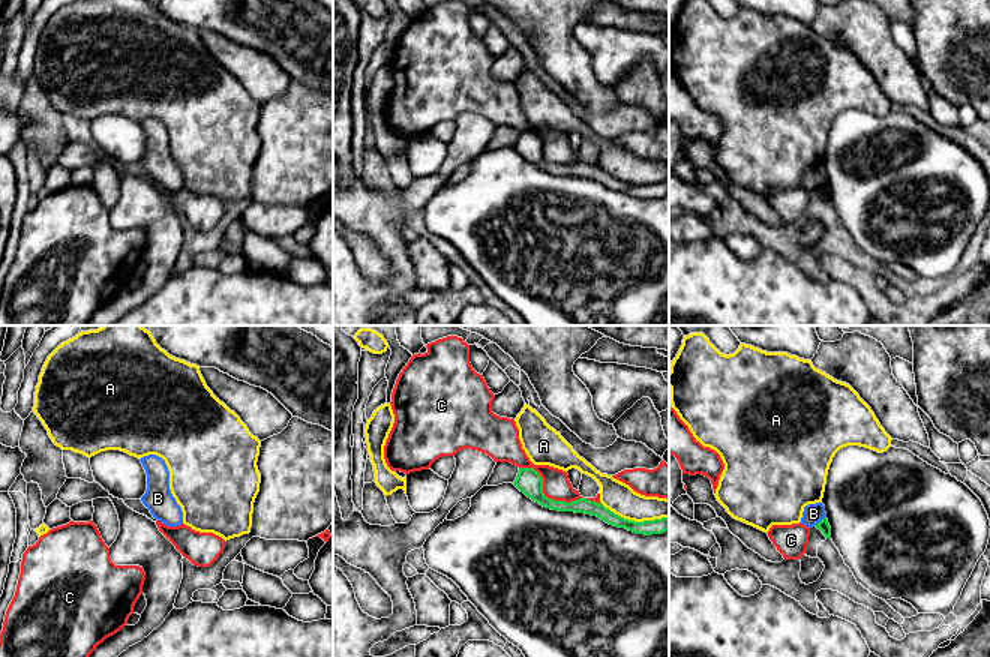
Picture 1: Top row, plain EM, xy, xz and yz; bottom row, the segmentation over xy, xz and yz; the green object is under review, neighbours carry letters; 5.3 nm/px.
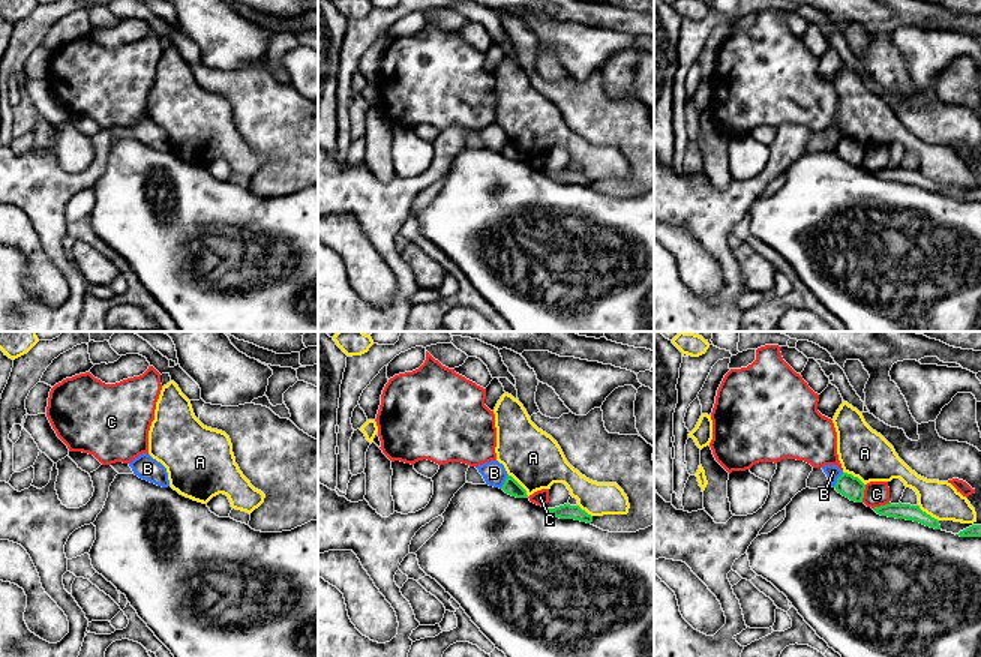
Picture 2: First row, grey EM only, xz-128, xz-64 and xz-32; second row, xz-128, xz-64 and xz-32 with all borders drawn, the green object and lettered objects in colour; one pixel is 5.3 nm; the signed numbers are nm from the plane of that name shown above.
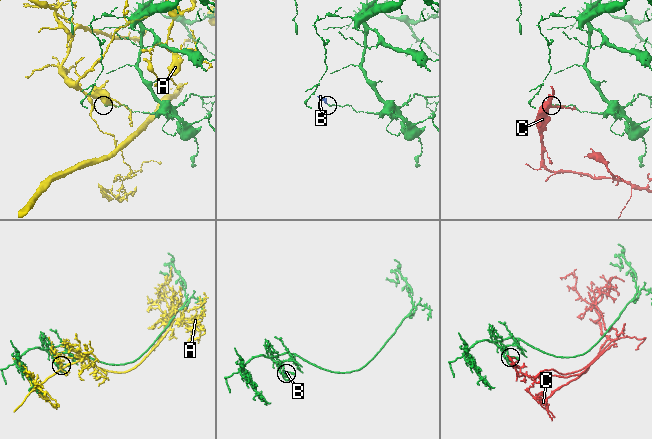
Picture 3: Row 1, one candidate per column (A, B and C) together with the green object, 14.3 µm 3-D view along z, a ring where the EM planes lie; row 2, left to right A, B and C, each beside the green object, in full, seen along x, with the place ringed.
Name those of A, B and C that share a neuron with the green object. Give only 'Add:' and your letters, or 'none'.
Add: none

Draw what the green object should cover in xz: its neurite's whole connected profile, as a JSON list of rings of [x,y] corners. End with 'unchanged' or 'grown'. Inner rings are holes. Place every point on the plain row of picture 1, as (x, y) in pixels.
[[[519,132],[518,141],[513,148],[528,162],[550,174],[597,180],[609,189],[626,192],[636,198],[645,200],[663,198],[669,194],[669,182],[634,186],[624,183],[606,172],[603,168],[590,165],[586,162],[579,162],[572,166],[550,164],[543,158],[543,142],[534,132]]]; unchanged

